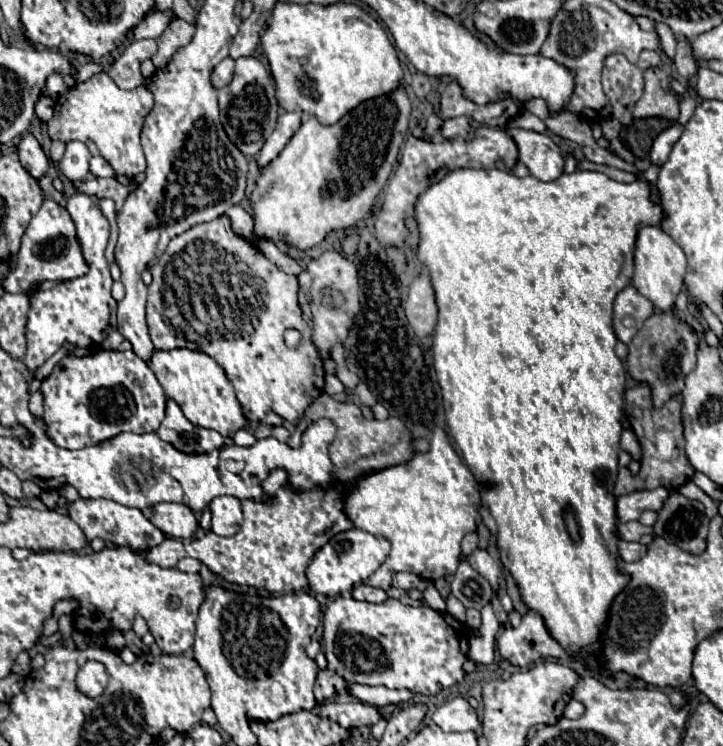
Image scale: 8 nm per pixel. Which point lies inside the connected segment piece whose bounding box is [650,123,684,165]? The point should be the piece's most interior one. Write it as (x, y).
(663, 143)

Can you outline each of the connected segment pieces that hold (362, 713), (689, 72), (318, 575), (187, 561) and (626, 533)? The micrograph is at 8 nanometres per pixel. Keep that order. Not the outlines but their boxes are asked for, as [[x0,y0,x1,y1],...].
[[314,701,398,729],[674,39,698,79],[306,529,390,597],[177,557,201,573],[618,521,652,541]]

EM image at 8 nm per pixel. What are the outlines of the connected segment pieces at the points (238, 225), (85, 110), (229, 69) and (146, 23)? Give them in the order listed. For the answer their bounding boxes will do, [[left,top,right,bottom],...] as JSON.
[[224,205,254,237],[48,73,154,175],[212,57,234,89],[134,11,176,39]]

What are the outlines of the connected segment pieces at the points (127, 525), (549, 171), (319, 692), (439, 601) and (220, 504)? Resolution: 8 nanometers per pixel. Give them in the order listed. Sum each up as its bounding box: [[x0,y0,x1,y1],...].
[[68,499,164,549],[506,127,562,181],[314,669,338,701],[424,583,446,611],[210,497,242,537]]

